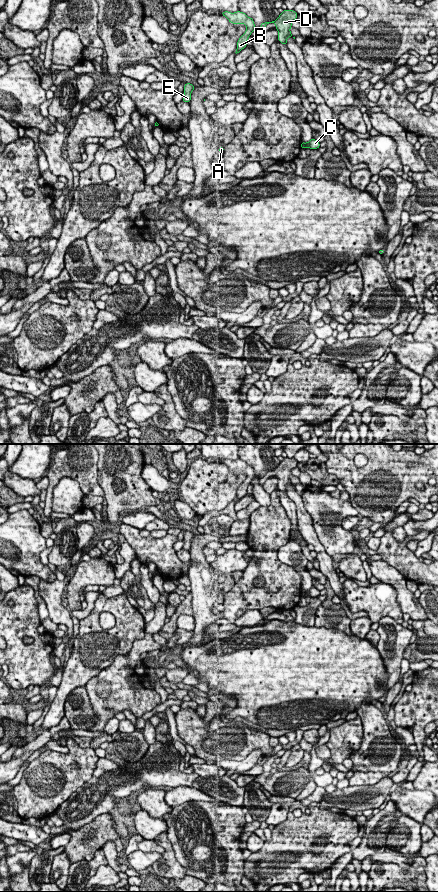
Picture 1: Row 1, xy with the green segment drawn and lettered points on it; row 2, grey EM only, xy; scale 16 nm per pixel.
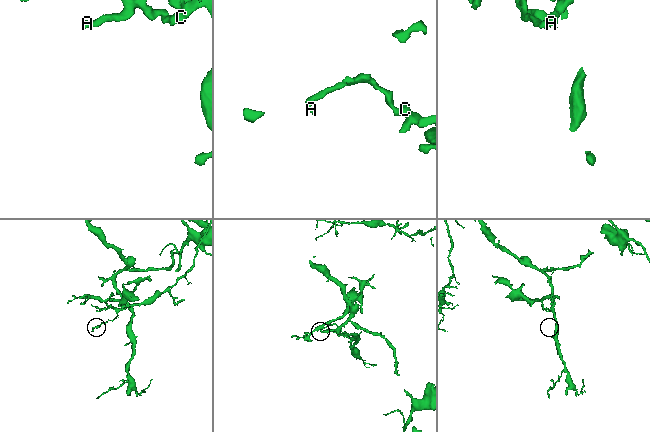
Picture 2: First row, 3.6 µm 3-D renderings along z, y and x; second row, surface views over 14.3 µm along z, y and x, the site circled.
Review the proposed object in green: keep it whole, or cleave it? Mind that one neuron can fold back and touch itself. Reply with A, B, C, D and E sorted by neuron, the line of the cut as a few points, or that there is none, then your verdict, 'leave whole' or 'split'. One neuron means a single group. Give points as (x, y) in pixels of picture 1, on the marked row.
A E / B C D; cut in xy along (305, 143), (304, 148); split

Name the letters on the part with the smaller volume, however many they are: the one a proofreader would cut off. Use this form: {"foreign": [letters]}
{"foreign": ["A", "E"]}

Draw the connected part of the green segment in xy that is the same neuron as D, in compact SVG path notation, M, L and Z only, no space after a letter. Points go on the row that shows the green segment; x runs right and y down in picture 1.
M284 10L280 13L279 17L272 22L264 22L261 24L260 28L258 29L261 31L263 28L266 27L269 23L274 23L276 25L276 29L278 30L278 40L286 45L287 38L293 37L290 28L292 27L292 22L297 18L298 14L294 10Z

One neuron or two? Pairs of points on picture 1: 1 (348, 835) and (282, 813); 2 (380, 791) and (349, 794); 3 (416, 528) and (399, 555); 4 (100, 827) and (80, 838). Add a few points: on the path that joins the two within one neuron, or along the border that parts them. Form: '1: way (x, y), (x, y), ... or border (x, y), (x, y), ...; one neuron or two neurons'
1: border (289, 813), (275, 827); two neurons
2: way (372, 794), (357, 794); one neuron
3: border (427, 530), (407, 535); two neurons
4: way (95, 832), (89, 838), (85, 838); one neuron

